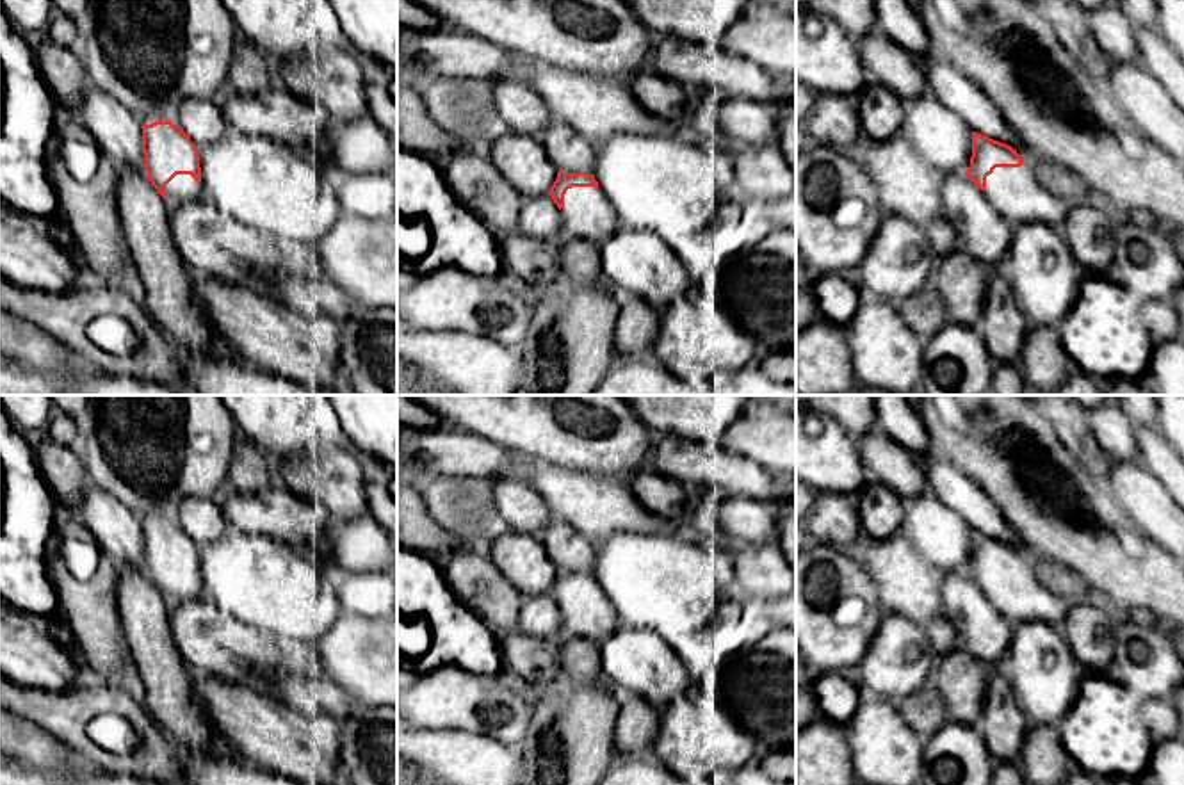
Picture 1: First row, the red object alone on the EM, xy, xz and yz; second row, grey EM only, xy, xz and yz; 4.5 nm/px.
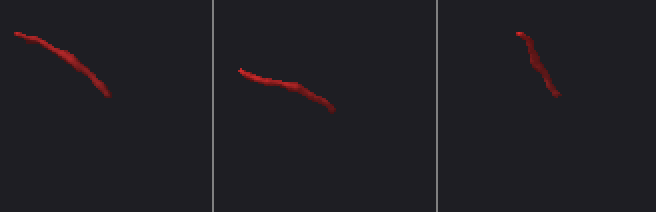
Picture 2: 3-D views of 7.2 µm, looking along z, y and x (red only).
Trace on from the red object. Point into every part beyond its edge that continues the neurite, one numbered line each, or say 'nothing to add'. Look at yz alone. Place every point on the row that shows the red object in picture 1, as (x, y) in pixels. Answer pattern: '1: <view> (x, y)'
1: yz (1015, 193)

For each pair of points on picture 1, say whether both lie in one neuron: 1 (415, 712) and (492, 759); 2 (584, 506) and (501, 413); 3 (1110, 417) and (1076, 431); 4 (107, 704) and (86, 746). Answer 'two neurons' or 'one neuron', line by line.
1: two neurons
2: two neurons
3: two neurons
4: one neuron

